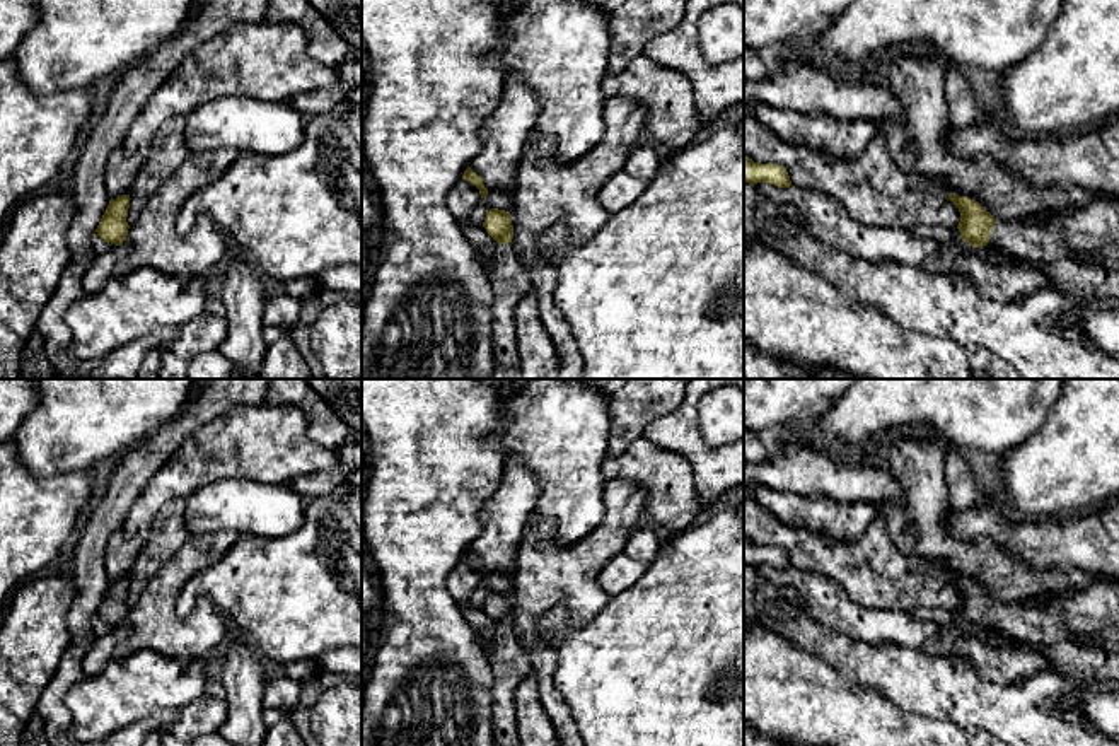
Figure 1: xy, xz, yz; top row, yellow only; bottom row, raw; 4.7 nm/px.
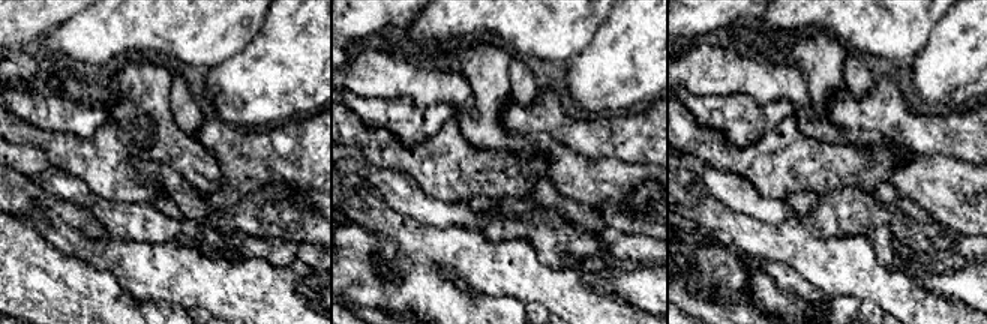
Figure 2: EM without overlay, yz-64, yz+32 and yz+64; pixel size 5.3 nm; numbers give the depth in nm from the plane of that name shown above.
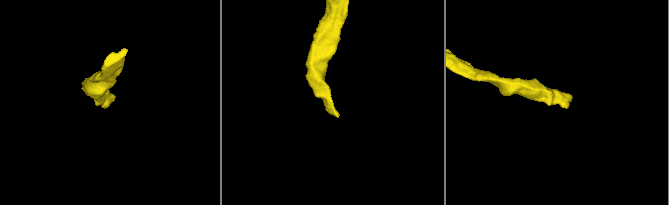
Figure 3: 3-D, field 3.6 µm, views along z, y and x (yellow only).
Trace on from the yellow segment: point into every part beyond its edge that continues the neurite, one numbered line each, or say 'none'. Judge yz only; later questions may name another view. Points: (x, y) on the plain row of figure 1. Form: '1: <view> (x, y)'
1: yz (1089, 617)

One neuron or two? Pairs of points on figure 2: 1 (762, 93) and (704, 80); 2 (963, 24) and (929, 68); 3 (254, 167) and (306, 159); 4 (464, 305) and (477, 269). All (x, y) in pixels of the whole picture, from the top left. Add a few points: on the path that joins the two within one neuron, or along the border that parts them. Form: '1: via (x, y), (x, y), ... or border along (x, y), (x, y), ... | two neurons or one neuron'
1: via (747, 80), (719, 80) | one neuron
2: via (962, 35), (939, 57) | one neuron
3: via (267, 164), (293, 164) | one neuron
4: border along (476, 291), (510, 297) | two neurons

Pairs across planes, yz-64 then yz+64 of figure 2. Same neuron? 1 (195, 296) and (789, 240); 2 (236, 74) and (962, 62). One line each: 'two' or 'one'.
1: one
2: one

